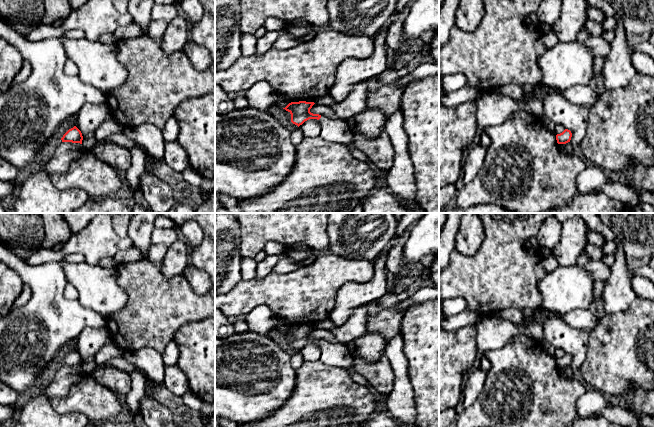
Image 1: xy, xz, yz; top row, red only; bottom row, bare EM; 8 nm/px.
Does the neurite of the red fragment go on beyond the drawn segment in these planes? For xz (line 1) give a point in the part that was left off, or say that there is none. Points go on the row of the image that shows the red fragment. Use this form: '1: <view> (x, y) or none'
1: xz (334, 130)

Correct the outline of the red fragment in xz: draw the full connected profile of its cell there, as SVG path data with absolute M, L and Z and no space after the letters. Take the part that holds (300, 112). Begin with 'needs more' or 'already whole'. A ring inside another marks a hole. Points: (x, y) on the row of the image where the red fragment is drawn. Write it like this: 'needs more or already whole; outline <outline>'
needs more; outline M306 101L291 102L283 109L291 114L291 122L298 127L309 119L317 119L321 124L321 136L325 141L344 144L355 158L369 162L368 156L353 144L354 133L347 121L311 113L310 109L314 104Z

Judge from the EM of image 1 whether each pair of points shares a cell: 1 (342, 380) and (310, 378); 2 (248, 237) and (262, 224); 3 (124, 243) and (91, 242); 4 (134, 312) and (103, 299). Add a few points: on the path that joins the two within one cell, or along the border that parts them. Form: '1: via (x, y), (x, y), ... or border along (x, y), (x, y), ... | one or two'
1: via (334, 380), (318, 380) | one
2: via (251, 234), (259, 226) | one
3: via (116, 242), (99, 242) | one
4: border along (119, 285), (126, 293), (127, 303), (107, 319) | two

